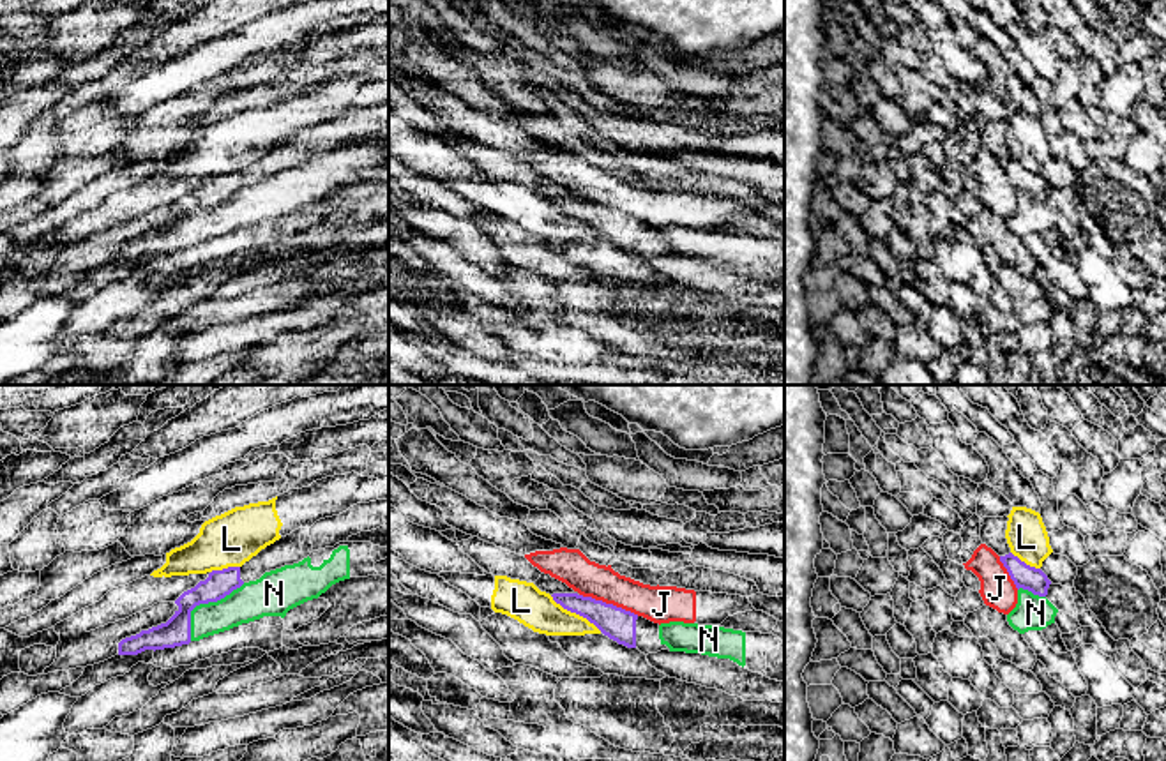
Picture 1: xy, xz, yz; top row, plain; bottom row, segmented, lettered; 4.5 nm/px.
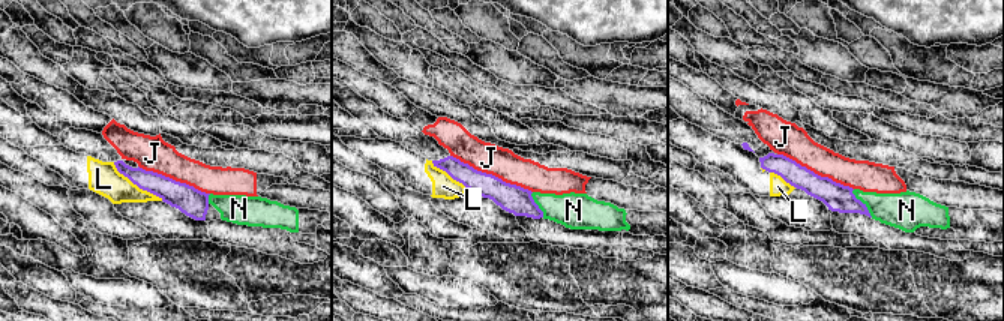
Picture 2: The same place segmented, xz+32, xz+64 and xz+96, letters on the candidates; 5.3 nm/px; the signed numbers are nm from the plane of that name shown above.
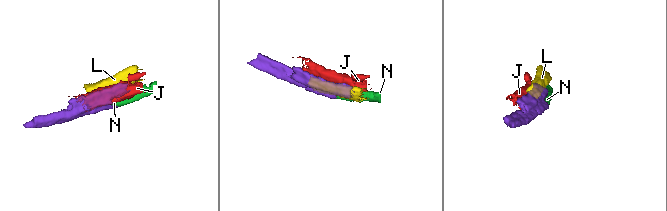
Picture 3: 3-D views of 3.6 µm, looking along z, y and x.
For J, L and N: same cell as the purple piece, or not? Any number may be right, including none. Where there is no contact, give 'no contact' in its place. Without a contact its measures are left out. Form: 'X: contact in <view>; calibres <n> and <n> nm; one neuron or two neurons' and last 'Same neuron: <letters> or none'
J: contact in xz; calibres 150 and 180 nm; two neurons
L: contact in xz; calibres 150 and 180 nm; two neurons
N: contact in xy; calibres 130 and 170 nm; one neuron
Same neuron: N

